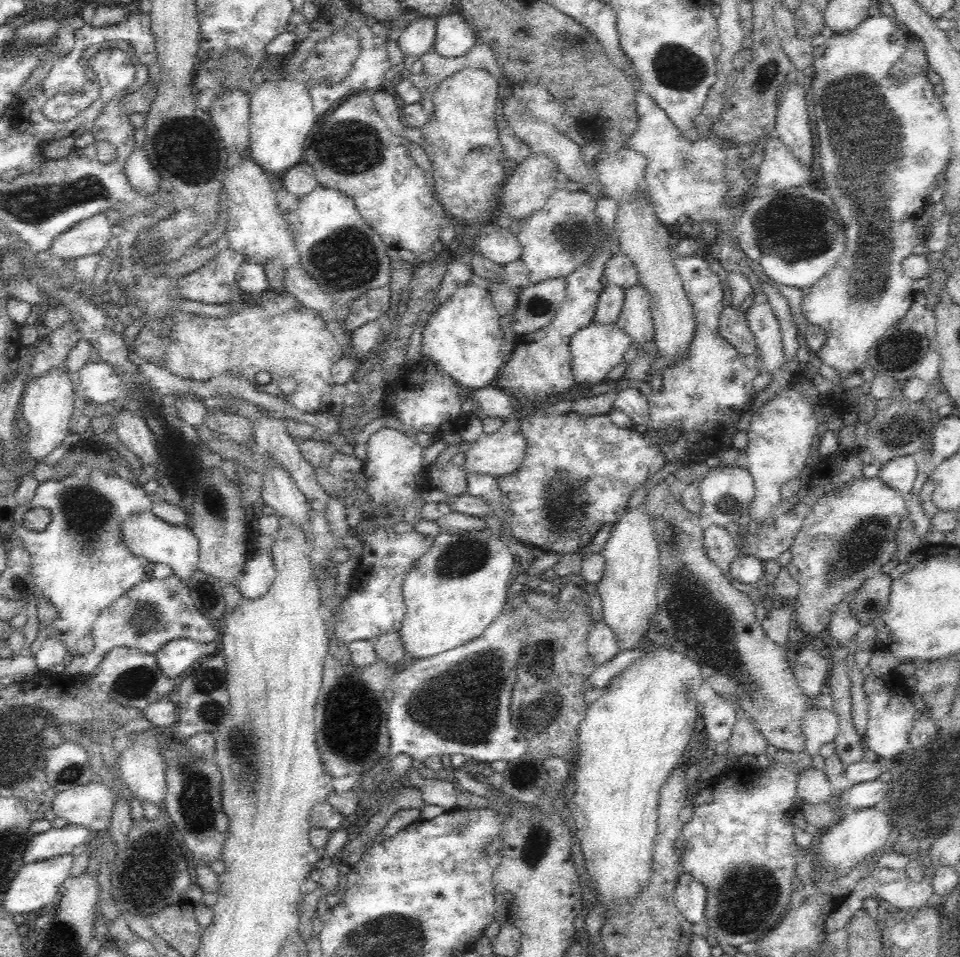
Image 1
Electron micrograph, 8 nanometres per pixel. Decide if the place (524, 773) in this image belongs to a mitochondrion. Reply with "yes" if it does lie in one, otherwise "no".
yes

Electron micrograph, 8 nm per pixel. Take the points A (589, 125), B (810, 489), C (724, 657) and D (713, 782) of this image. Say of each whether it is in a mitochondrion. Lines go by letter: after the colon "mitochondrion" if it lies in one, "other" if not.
A: other
B: other
C: mitochondrion
D: other

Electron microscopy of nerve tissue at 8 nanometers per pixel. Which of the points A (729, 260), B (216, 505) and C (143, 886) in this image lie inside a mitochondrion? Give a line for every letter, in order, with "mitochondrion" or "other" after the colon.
A: other
B: mitochondrion
C: mitochondrion

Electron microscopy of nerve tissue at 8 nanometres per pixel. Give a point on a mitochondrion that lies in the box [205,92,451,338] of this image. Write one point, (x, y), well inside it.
(347, 260)

